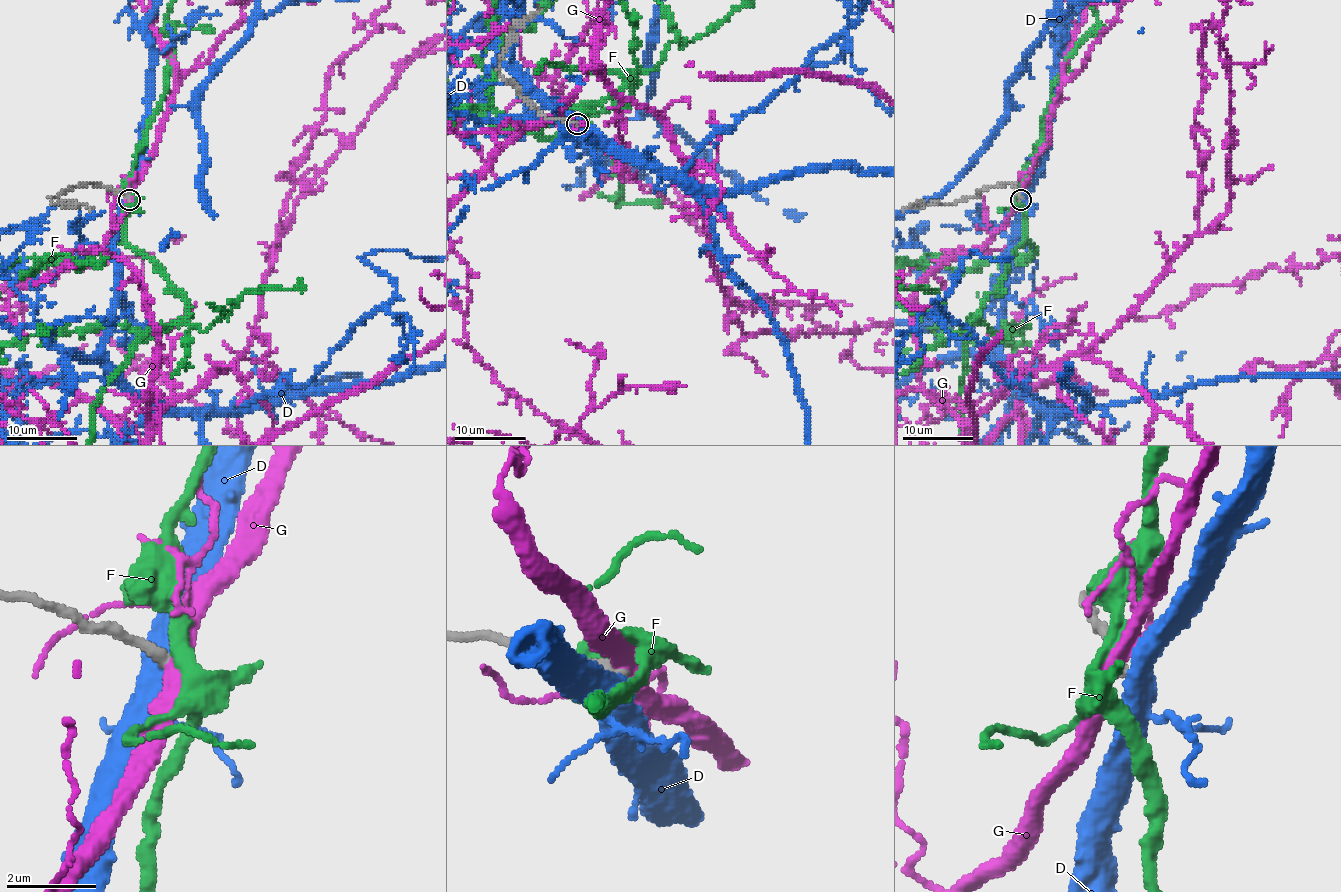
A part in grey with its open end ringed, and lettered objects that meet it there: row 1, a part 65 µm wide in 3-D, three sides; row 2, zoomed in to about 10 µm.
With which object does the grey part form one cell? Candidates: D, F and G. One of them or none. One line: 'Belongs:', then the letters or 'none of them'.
Belongs: none of them

